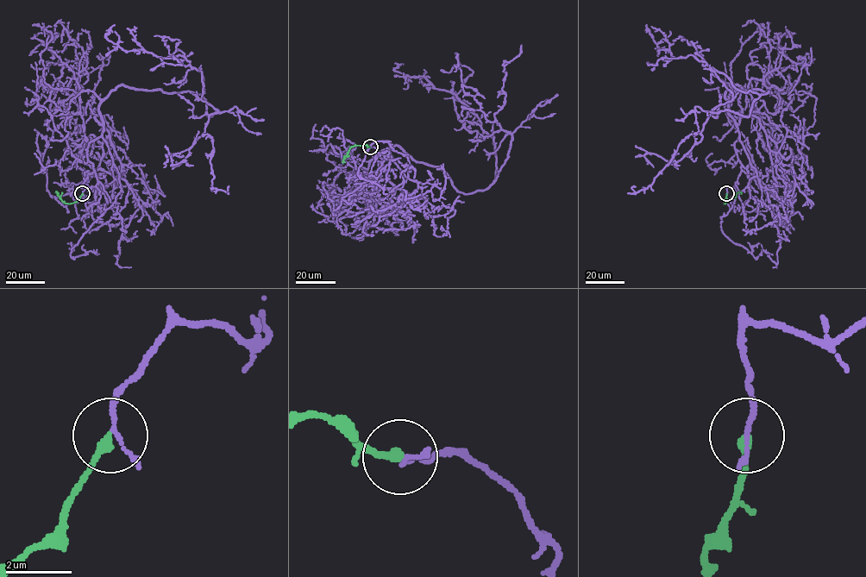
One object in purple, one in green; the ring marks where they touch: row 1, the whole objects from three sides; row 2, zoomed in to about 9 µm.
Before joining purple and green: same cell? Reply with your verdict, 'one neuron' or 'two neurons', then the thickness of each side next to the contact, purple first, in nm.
one neuron; calibres 110 and 280 nm

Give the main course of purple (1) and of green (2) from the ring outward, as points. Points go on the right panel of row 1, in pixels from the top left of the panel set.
1: (726, 193), (741, 171), (725, 92), (738, 85), (768, 90), (749, 116), (712, 113), (654, 182), (636, 186)
2: (726, 194), (724, 203), (739, 191), (741, 194)

